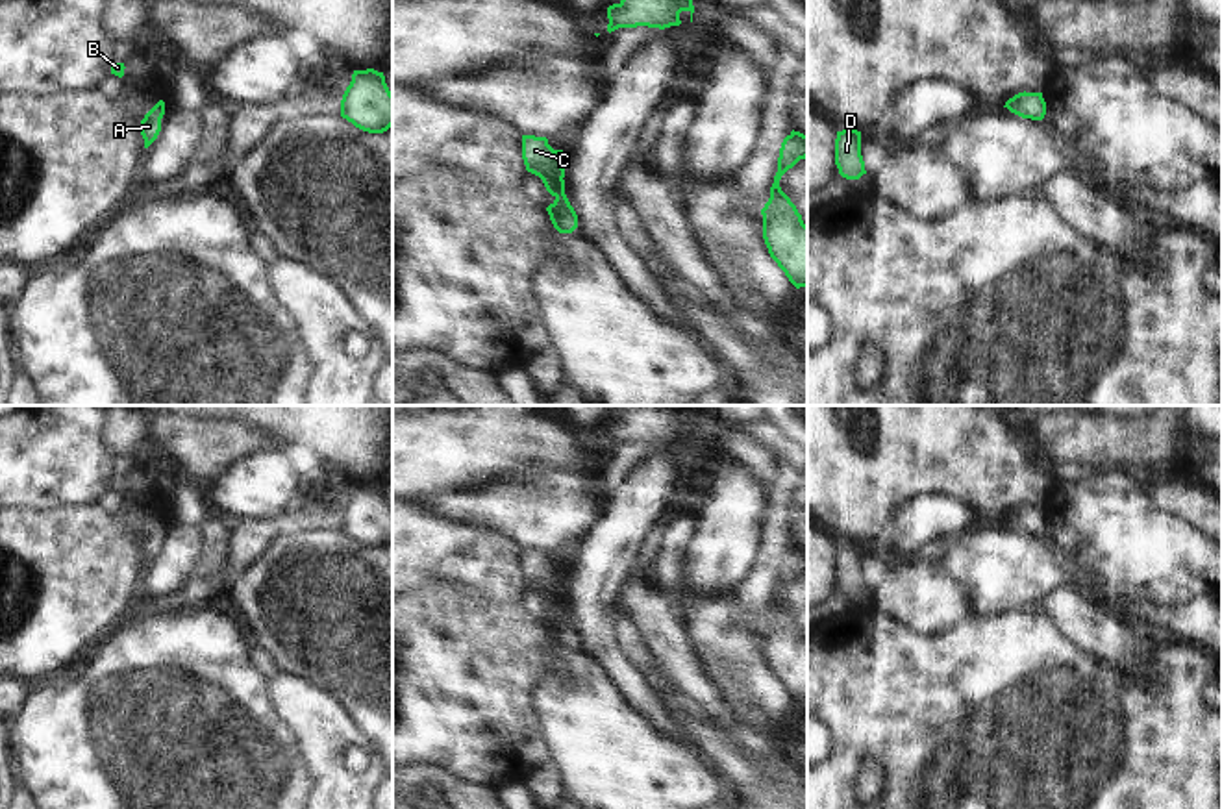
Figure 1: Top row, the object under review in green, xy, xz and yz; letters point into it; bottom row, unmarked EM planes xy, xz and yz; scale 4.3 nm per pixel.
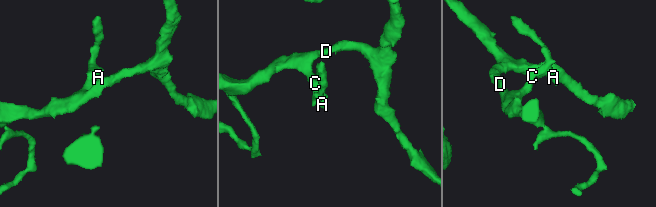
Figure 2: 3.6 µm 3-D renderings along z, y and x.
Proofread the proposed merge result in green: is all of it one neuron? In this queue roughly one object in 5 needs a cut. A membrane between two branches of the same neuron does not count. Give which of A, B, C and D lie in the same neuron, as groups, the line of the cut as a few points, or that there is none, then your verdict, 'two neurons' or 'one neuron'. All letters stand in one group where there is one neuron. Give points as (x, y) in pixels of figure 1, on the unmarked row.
groups A B C D; cut none; one neuron

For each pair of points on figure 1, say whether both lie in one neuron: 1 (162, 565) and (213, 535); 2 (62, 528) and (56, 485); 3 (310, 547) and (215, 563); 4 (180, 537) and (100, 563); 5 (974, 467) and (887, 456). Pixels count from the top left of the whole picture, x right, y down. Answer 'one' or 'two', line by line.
1: two
2: two
3: two
4: two
5: one

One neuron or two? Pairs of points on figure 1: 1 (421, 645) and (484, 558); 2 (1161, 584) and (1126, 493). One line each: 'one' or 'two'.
1: two
2: one

